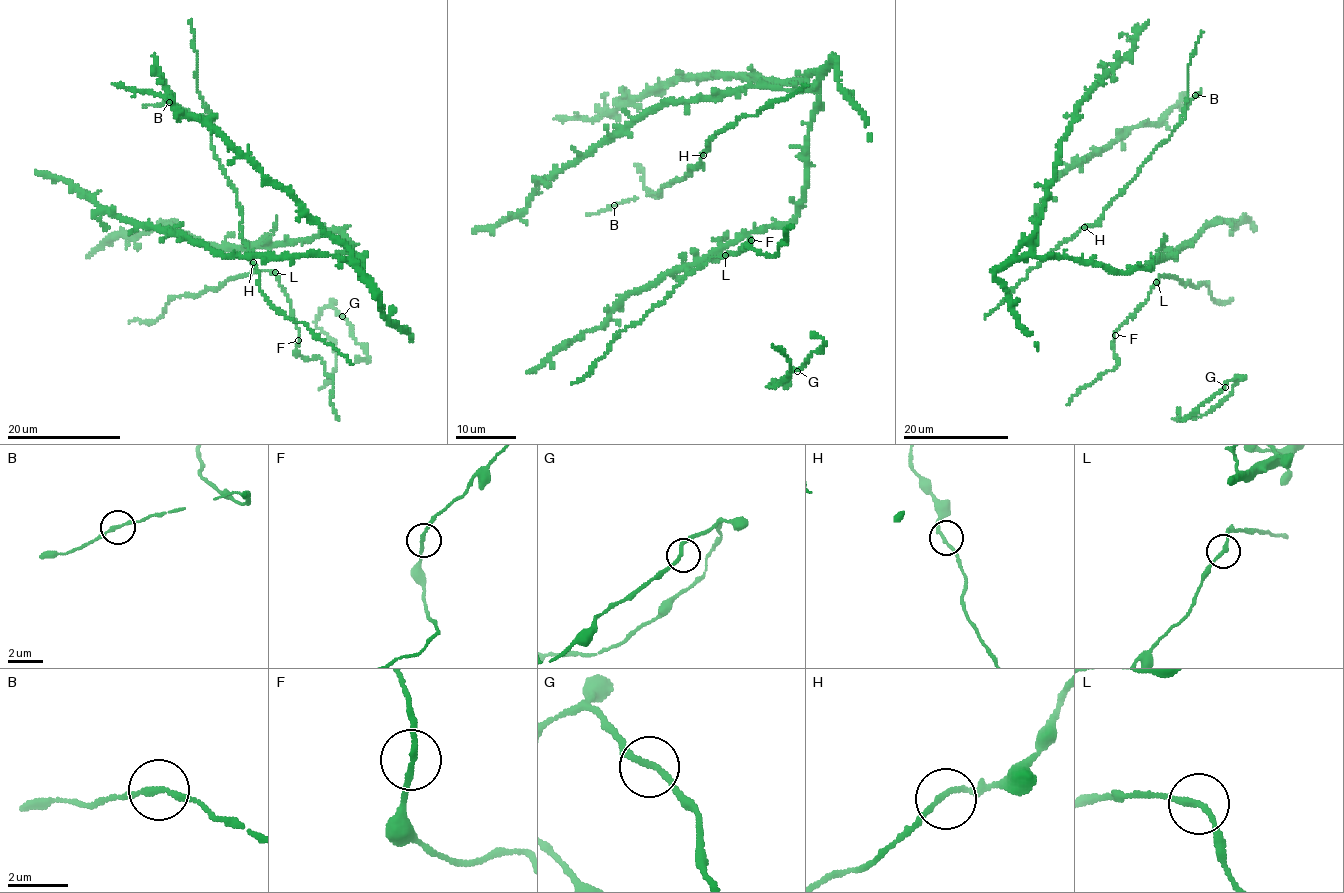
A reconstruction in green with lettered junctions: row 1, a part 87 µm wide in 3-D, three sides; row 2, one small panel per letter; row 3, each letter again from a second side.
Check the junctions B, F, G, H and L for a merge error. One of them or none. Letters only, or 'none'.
none

